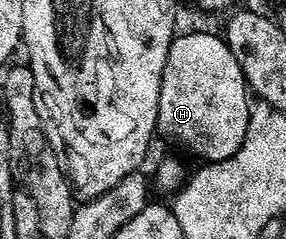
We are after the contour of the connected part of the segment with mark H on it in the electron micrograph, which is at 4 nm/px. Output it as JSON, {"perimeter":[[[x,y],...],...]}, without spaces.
{"perimeter":[[[190,32],[187,36],[179,35],[175,39],[174,45],[170,48],[168,62],[164,66],[164,78],[160,86],[160,106],[158,107],[158,132],[166,140],[171,140],[174,144],[179,144],[186,152],[191,152],[194,156],[199,156],[200,161],[211,164],[222,163],[225,160],[232,159],[233,156],[241,150],[246,140],[249,130],[250,115],[252,109],[252,96],[248,91],[246,75],[242,72],[240,62],[236,62],[236,54],[232,54],[230,45],[226,43],[221,35],[213,36],[210,32]]]}

